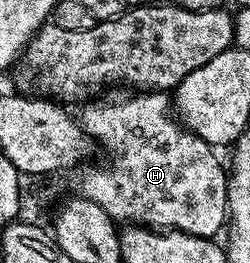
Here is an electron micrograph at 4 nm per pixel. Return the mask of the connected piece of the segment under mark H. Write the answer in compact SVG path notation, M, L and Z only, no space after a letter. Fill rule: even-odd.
M140 92L135 96L136 98L116 98L113 102L100 102L101 100L92 100L83 107L84 110L78 114L78 121L83 126L84 131L88 133L88 137L100 142L104 145L104 150L108 153L108 158L112 161L112 166L92 166L89 165L84 175L80 178L80 190L78 190L79 197L88 198L94 204L98 204L98 208L102 208L110 217L112 221L117 224L135 224L145 228L159 228L166 230L180 230L184 234L193 234L199 238L217 237L216 233L223 231L226 226L226 219L228 217L228 174L226 173L226 166L220 163L220 158L217 151L206 140L202 140L198 135L193 134L191 130L184 129L183 125L174 117L174 106L170 101L169 95L164 92Z

